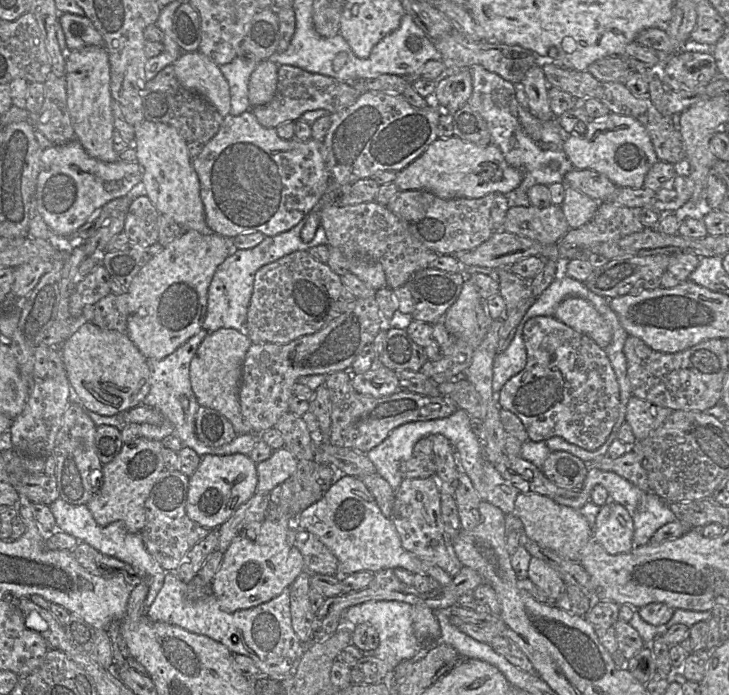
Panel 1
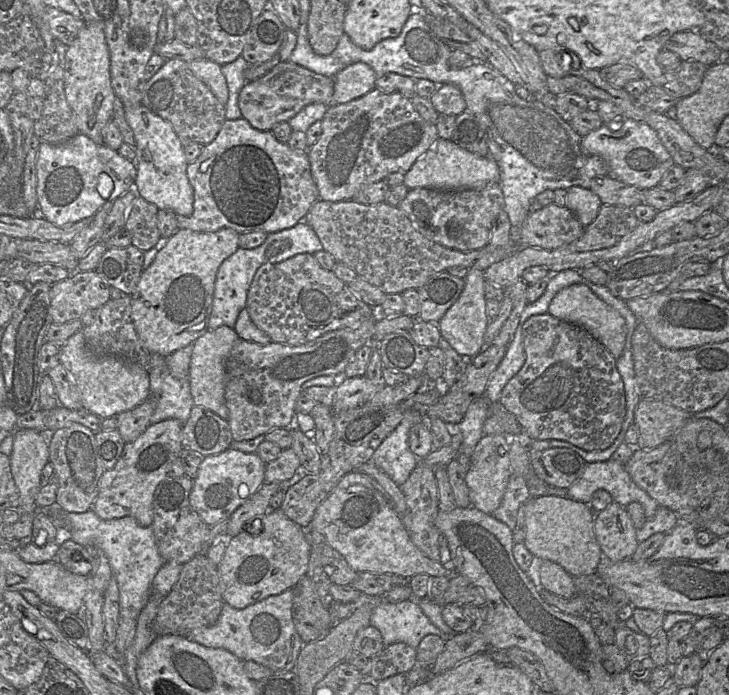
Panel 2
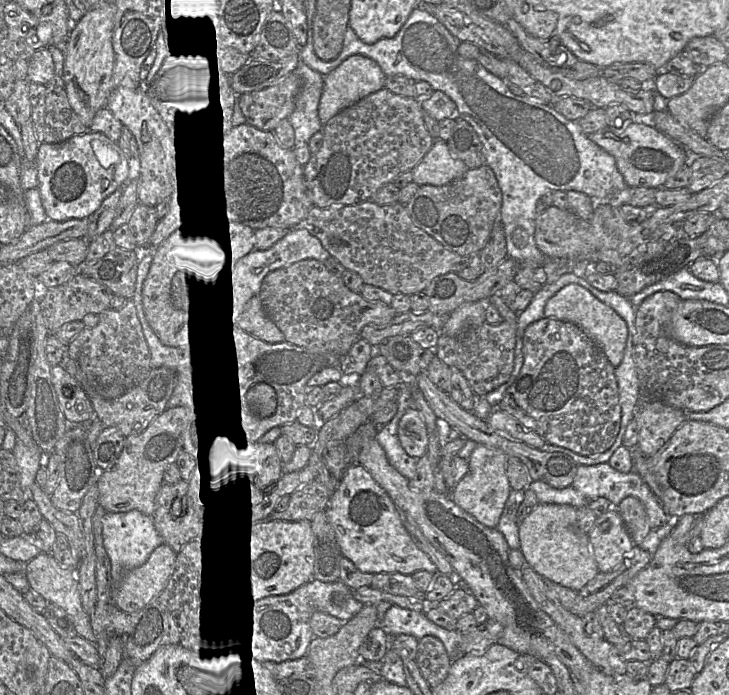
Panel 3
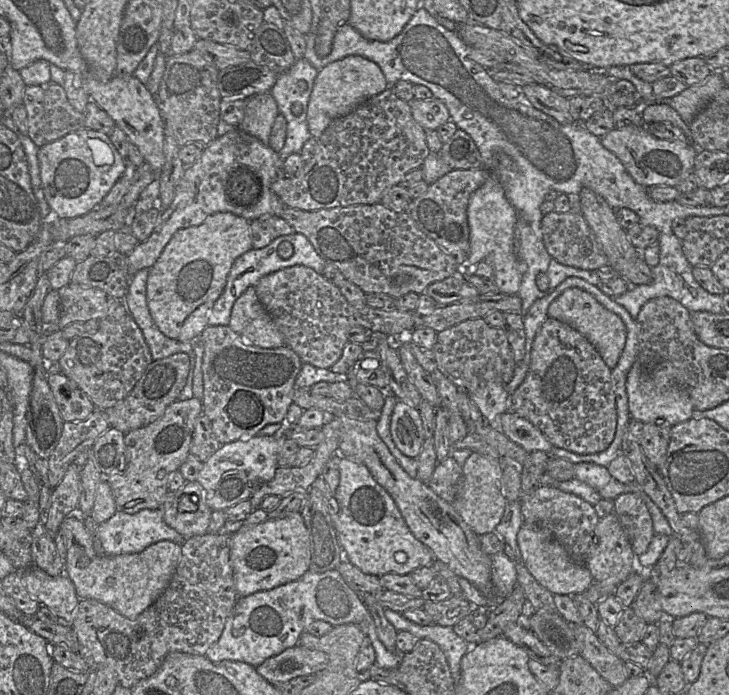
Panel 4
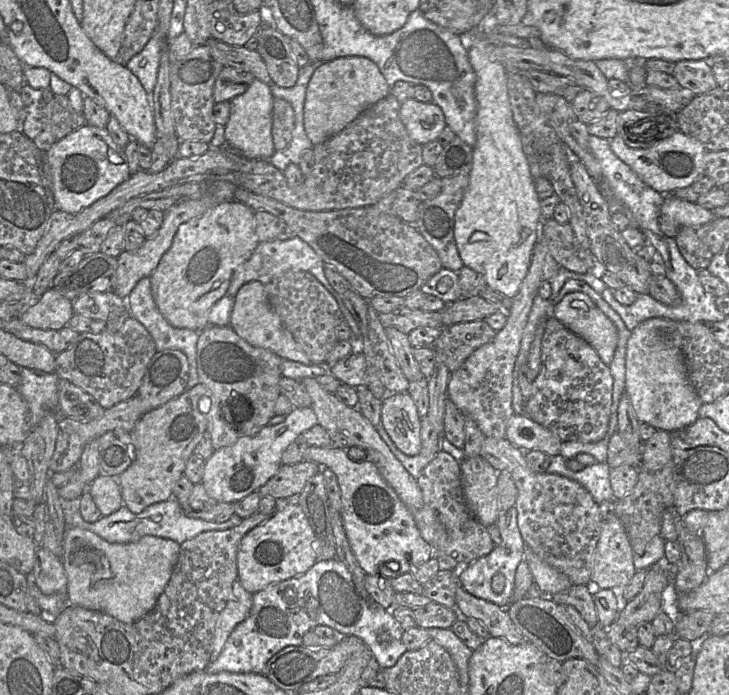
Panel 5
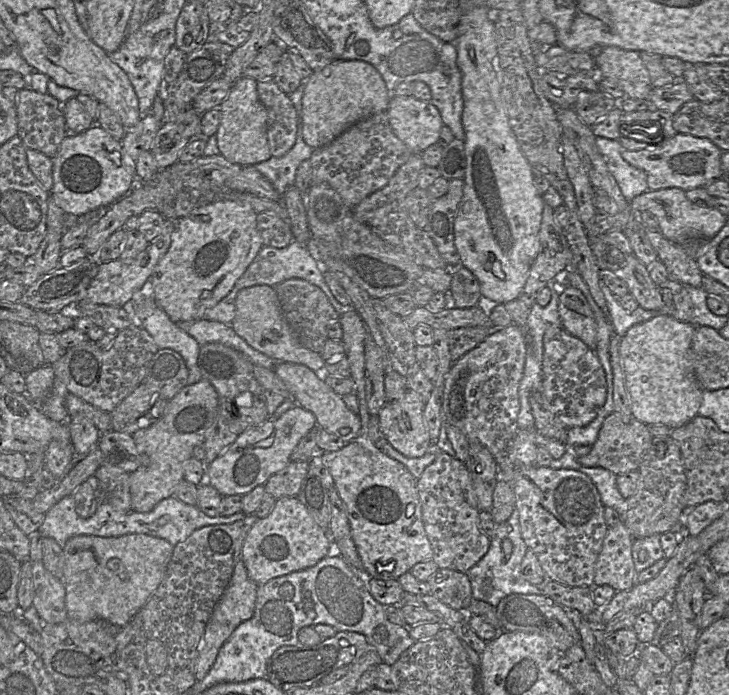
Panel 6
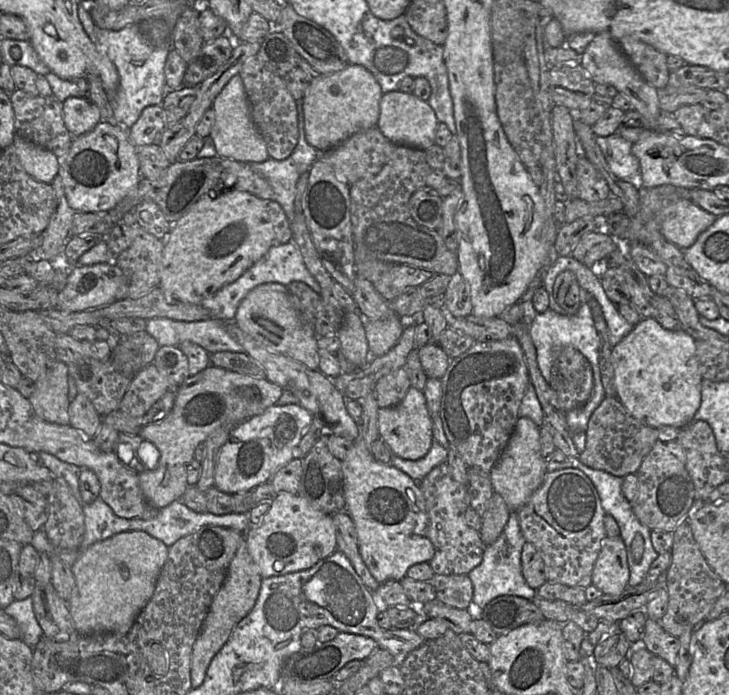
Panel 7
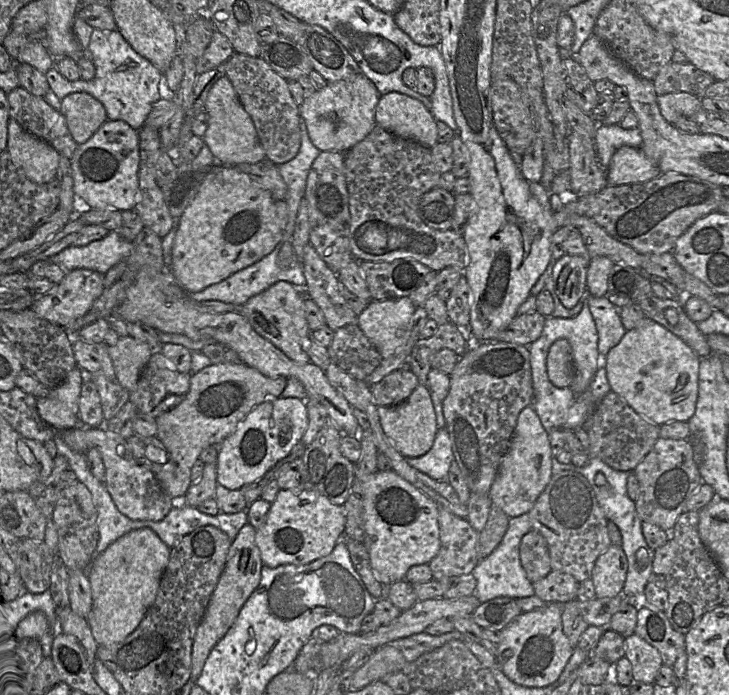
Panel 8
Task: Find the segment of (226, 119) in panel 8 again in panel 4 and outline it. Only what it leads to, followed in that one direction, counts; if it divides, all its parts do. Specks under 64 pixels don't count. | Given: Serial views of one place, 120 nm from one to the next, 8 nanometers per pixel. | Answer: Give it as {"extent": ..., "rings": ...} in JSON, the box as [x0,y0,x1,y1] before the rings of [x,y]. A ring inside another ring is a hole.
{"extent":[237,92,279,145],"rings":[[[270,92],[253,95],[246,100],[244,118],[237,128],[269,145],[271,129],[279,113]]]}

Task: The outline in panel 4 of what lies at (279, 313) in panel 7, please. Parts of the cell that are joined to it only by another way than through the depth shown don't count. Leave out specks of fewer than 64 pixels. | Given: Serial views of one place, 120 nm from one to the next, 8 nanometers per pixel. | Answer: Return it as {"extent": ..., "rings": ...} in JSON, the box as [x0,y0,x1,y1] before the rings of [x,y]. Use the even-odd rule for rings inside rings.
{"extent":[229,286,285,348],"rings":[[[255,286],[248,287],[234,302],[229,327],[248,343],[261,348],[280,348],[285,340],[259,301]]]}

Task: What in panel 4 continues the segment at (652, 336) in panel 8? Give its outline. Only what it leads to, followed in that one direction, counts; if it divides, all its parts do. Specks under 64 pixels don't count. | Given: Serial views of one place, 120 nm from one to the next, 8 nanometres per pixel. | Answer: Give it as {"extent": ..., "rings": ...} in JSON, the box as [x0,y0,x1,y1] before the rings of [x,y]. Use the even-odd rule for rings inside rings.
{"extent":[626,360,695,426],"rings":[[[638,360],[633,364],[627,375],[626,390],[631,418],[639,420],[644,424],[675,426],[691,419],[692,413],[695,410],[689,393],[685,388],[678,385],[656,385],[643,372]]]}

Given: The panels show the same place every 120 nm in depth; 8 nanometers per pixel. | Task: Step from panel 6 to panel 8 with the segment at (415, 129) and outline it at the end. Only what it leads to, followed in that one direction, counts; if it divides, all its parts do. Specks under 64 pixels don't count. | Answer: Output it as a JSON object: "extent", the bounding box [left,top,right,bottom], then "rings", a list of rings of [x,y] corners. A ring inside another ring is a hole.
{"extent":[375,92,438,149],"rings":[[[398,92],[381,95],[375,108],[375,126],[429,149],[438,142],[431,111],[420,100]]]}

